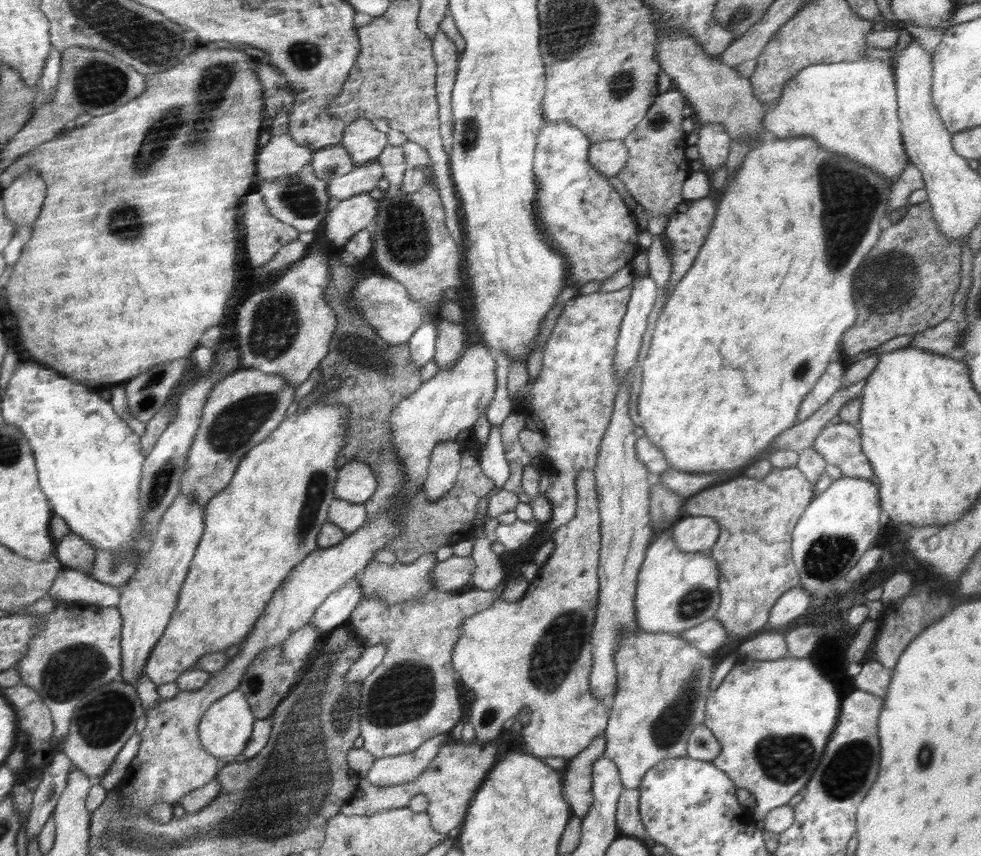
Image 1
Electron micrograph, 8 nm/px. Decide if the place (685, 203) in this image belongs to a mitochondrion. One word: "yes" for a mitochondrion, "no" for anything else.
no

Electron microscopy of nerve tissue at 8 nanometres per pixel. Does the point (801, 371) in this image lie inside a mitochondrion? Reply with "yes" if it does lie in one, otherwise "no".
yes

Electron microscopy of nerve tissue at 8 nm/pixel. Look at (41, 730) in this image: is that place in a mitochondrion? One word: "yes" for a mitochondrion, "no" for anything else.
no

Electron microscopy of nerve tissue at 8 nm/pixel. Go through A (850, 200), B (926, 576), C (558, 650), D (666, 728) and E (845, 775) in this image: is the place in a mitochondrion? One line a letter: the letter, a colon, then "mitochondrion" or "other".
A: mitochondrion
B: other
C: mitochondrion
D: mitochondrion
E: mitochondrion

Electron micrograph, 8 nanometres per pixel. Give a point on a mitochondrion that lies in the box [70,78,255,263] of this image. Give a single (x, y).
(119, 218)

